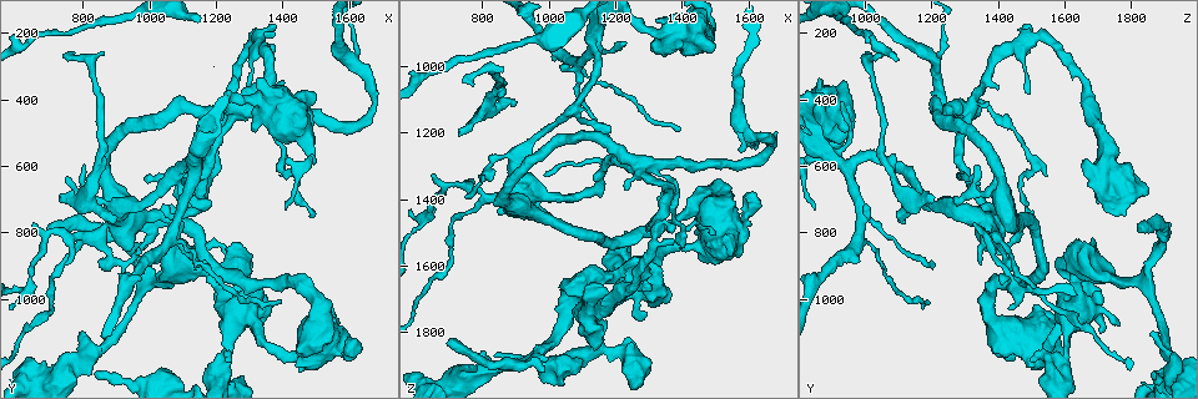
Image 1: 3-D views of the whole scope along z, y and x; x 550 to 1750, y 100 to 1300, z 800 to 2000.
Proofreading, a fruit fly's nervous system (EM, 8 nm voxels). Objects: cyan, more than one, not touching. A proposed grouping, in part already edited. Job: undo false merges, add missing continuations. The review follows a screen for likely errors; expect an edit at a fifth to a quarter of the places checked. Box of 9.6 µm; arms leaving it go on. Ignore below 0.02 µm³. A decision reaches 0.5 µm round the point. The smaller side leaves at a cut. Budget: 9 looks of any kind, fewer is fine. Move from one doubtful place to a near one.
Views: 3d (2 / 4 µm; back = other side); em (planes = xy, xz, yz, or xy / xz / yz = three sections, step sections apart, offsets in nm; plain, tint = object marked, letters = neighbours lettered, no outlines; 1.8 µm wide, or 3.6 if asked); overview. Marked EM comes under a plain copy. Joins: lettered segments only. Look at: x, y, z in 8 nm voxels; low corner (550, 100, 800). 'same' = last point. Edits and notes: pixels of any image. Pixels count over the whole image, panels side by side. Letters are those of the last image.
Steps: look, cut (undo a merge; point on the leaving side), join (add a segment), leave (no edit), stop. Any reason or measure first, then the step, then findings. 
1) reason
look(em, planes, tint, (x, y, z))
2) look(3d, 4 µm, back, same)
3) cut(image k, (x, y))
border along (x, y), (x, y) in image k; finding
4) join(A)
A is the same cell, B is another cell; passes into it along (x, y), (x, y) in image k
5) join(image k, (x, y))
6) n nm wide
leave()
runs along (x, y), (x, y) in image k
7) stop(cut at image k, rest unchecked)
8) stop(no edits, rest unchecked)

abrupt turn
look(3d, 2 µm, (1240, 1160, 1600))

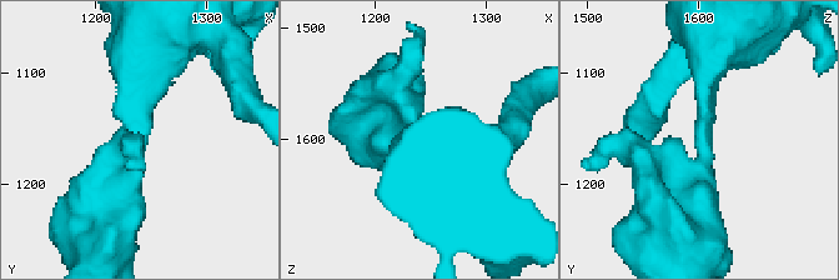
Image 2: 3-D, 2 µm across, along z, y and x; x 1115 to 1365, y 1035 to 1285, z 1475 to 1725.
now the EM
look(em, xy, step 16, tint, (1238, 1154, 1602))

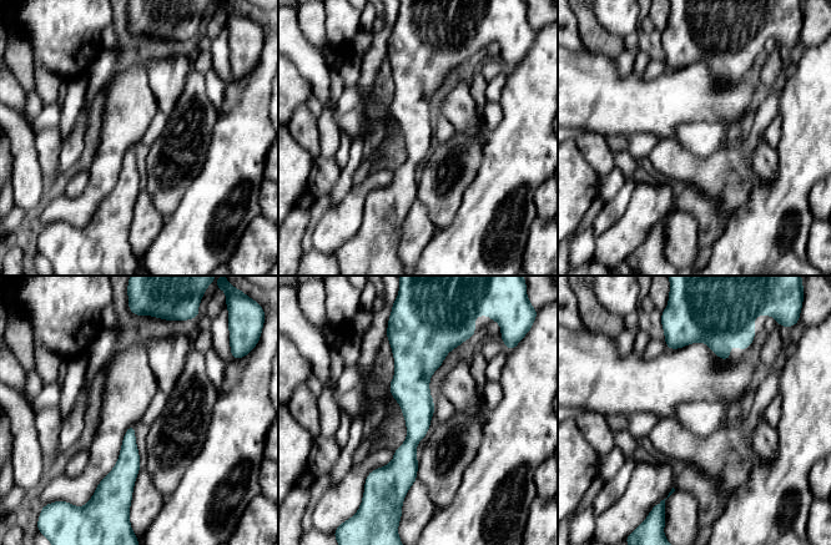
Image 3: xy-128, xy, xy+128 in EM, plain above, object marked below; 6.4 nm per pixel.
another direction
look(em, yz, step 8, letters, same)

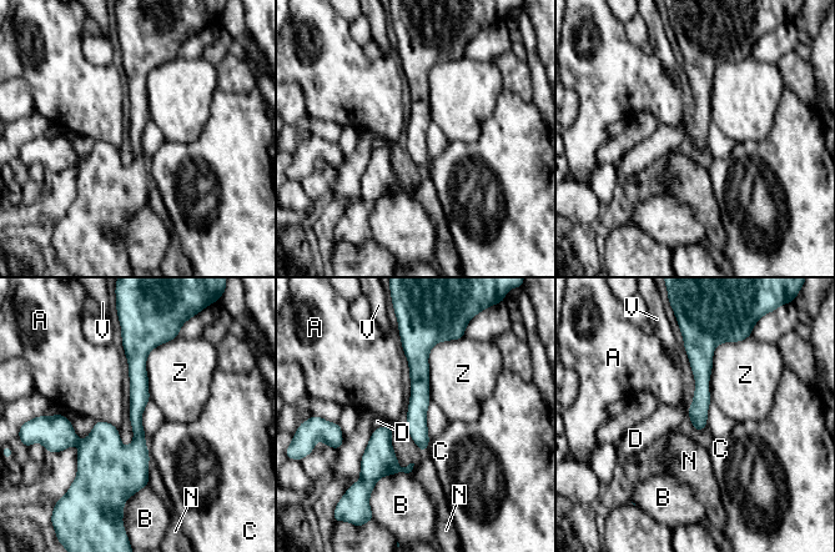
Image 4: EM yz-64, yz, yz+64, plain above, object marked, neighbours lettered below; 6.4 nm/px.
Z touches over 420 nm
leave()
A, B, C, D, N, V and Z are other cells; runs along (136, 342), (137, 453), (125, 491) in image 4; all the same neuron

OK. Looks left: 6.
sharp bend
look(em, xz, step 8, tint, (930, 810, 1380))

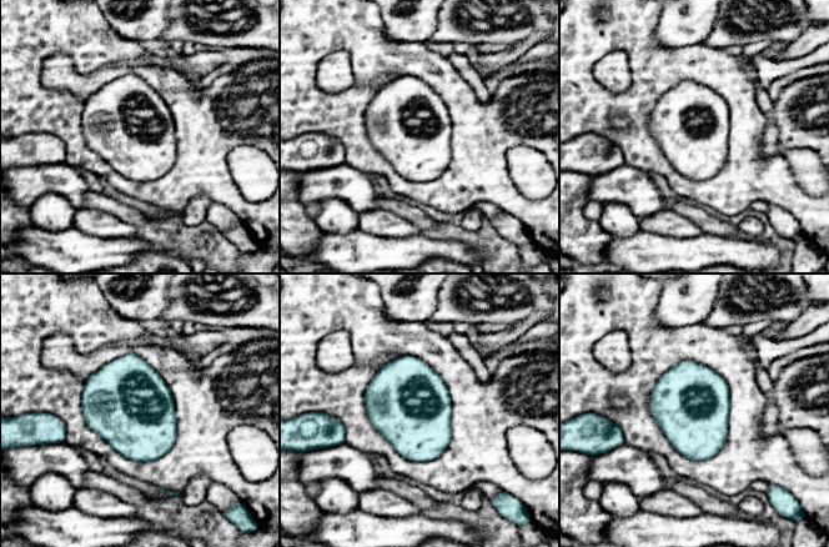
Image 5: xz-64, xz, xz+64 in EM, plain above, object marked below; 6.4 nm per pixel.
look(em, planes, letters, same)

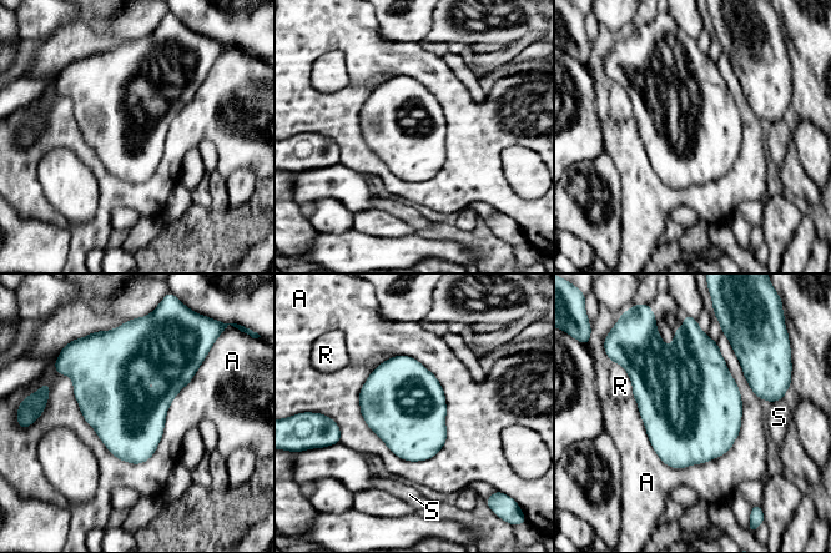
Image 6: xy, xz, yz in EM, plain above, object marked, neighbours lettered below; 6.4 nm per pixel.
550 nm wide
leave()
A, R and S are other cells; border along (394, 355), (444, 395), (426, 461) in image 6; continuous, no second neuron

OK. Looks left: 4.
four-way junction
look(3d, 4 µm, (1270, 420, 1300))

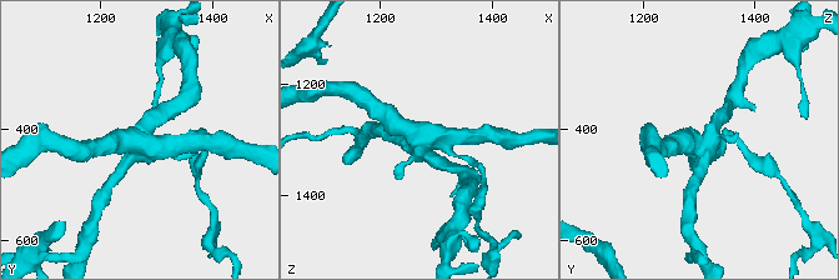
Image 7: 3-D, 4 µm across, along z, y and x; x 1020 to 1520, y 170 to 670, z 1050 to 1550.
look(em, planes, tint, (1275, 425, 1295))

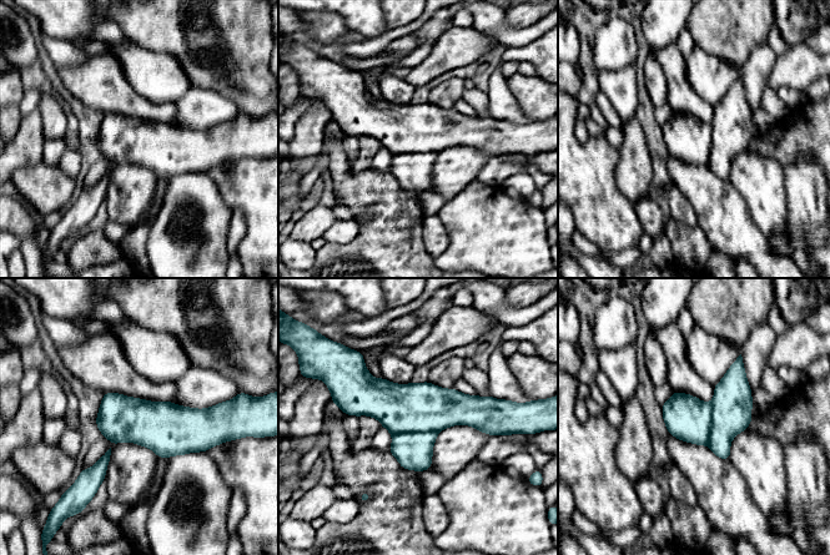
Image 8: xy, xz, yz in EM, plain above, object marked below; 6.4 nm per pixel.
what lies round it
look(em, planes, letters, same)

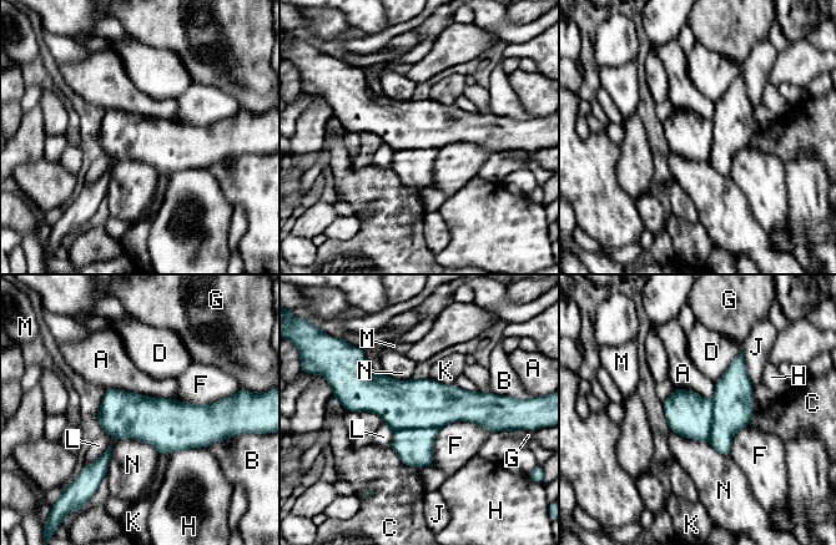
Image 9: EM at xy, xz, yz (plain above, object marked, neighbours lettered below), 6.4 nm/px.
leave()
A, B, C, D, F, G, H, J, K, L, M and N are other cells; border along (105, 389), (174, 398) in image 9; one neuron here

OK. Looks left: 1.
stop(no edits, rest unchecked)

